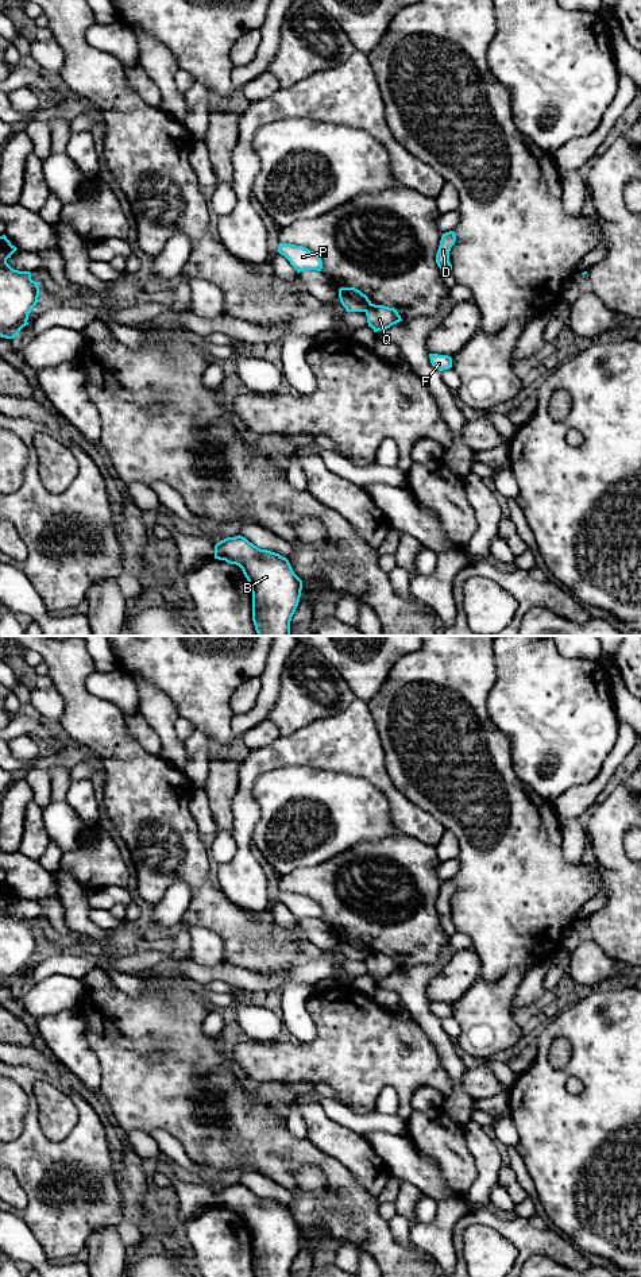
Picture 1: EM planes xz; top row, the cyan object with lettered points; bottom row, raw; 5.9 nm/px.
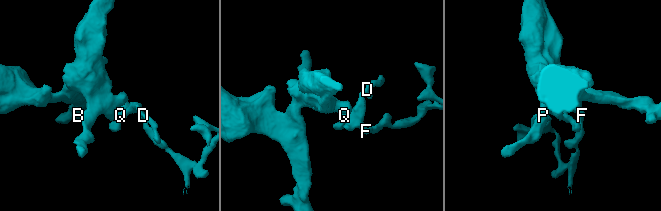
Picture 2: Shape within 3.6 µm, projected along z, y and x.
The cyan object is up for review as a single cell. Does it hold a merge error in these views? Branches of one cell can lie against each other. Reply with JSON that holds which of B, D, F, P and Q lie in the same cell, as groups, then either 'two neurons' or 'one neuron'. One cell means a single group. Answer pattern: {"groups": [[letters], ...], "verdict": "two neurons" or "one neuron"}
{"groups": [["B", "P"], ["D", "F", "Q"]], "verdict": "two neurons"}

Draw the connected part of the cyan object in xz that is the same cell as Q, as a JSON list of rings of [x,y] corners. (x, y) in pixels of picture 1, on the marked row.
[[[371,304],[366,310],[366,316],[368,327],[371,327],[374,332],[387,329],[391,325],[402,321],[397,309],[385,305]]]

